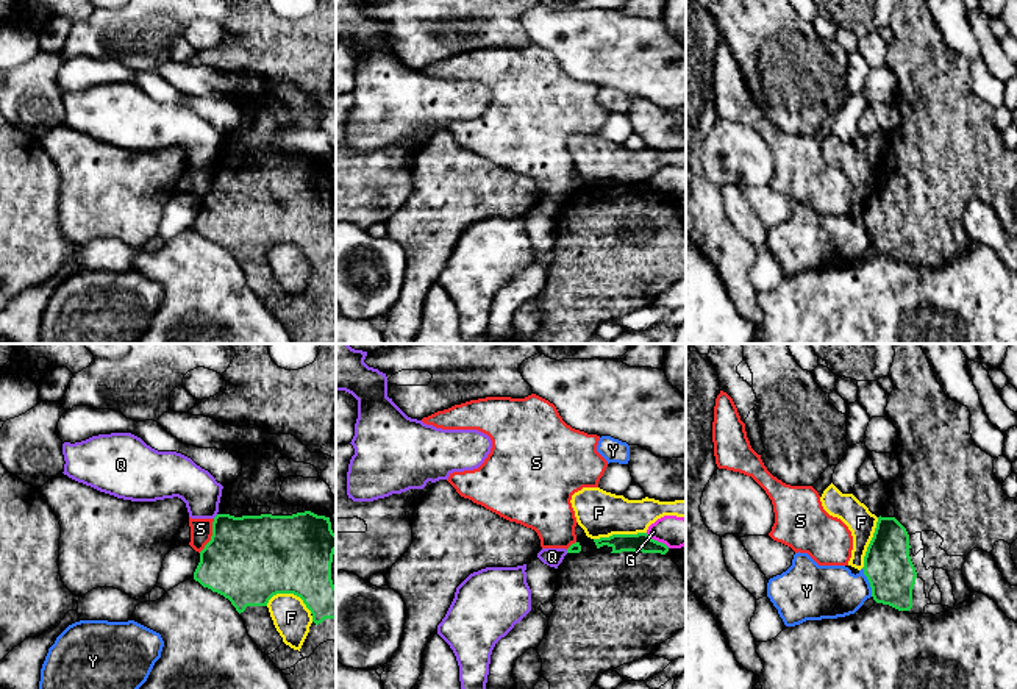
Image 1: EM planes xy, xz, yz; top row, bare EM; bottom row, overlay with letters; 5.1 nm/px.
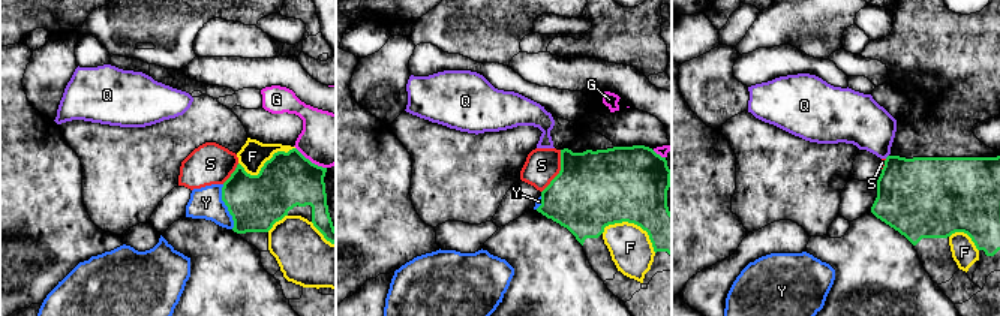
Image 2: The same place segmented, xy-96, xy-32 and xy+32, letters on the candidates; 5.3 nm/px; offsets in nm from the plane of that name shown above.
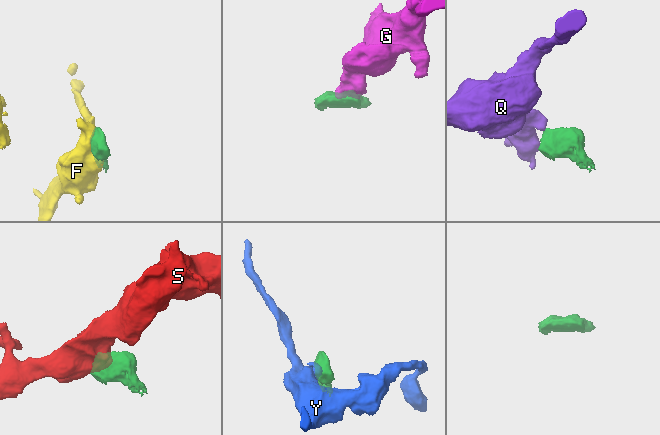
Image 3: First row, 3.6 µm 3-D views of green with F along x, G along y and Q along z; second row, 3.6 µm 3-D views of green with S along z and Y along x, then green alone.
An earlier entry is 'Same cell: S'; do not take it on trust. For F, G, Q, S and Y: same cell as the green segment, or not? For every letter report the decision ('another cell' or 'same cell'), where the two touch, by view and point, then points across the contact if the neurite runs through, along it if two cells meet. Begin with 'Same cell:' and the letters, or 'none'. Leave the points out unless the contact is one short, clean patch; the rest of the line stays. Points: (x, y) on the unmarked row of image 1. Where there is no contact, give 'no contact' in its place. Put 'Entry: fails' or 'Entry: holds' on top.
Entry: fails
Same cell: none
F: another cell; contact xy (291, 242)
G: another cell; contact xz (656, 191); border xz (645, 183), (669, 197)
Q: another cell; contact xy (216, 166); border xy (217, 164), (213, 167)
S: another cell; contact xy (211, 186); border xy (214, 169), (211, 189), (199, 202)
Y: another cell; contact yz (869, 232); border yz (863, 217), (872, 246)

